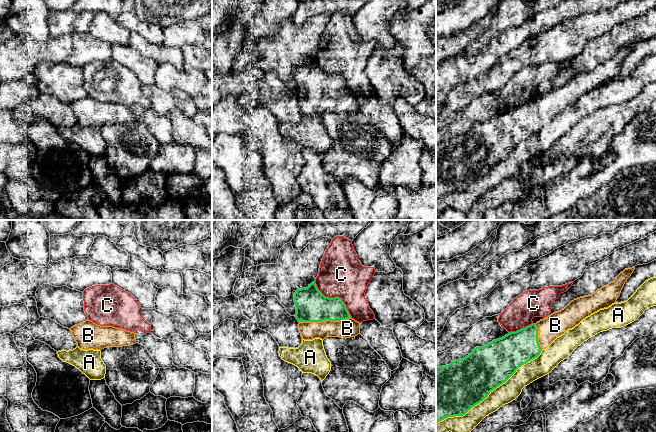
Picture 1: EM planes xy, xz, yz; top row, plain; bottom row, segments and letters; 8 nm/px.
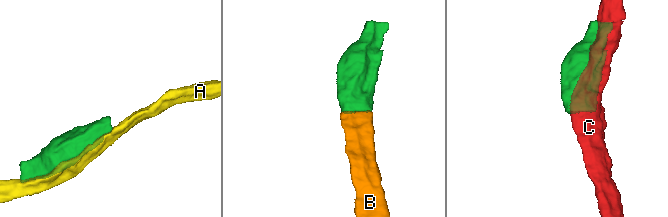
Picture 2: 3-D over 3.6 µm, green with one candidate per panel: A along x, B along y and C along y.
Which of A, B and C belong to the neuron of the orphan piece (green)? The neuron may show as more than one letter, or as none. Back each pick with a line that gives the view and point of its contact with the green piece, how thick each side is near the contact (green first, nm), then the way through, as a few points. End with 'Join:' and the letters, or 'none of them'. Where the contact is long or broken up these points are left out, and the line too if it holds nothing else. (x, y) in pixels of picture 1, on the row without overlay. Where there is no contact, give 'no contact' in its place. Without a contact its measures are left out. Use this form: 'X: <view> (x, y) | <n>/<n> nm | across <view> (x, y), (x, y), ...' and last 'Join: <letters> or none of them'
B: xz (324, 96) | 260/150 nm | across xz (311, 81), (324, 96), (336, 97), (347, 104)
Join: B

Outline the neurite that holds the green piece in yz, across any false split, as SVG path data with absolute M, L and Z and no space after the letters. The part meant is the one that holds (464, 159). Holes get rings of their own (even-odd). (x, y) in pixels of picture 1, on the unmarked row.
M635 43L625 45L608 61L592 71L571 77L564 85L555 88L536 100L531 100L483 123L476 123L463 135L449 141L436 143L436 200L448 193L463 192L472 183L488 173L491 167L505 159L522 141L537 134L557 113L574 104L583 95L600 85L616 79L627 55Z

